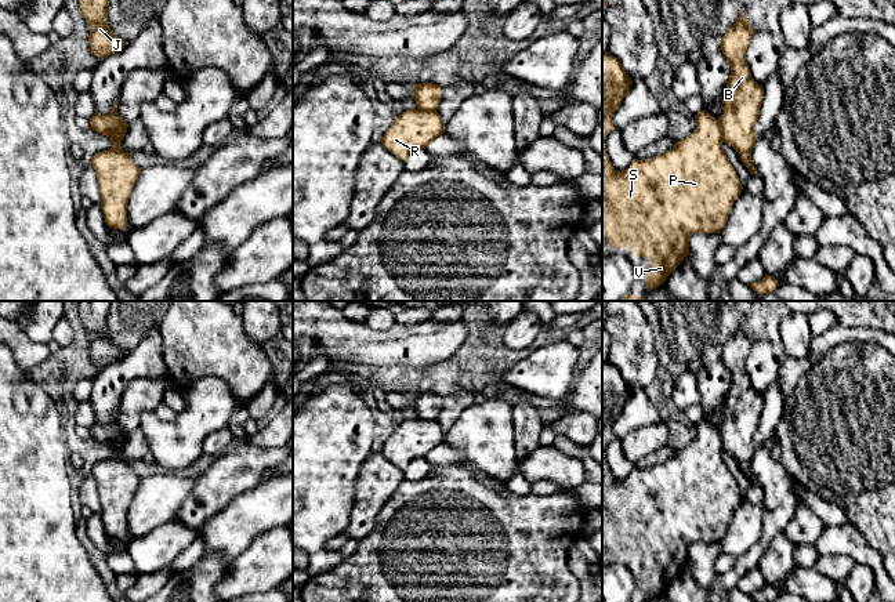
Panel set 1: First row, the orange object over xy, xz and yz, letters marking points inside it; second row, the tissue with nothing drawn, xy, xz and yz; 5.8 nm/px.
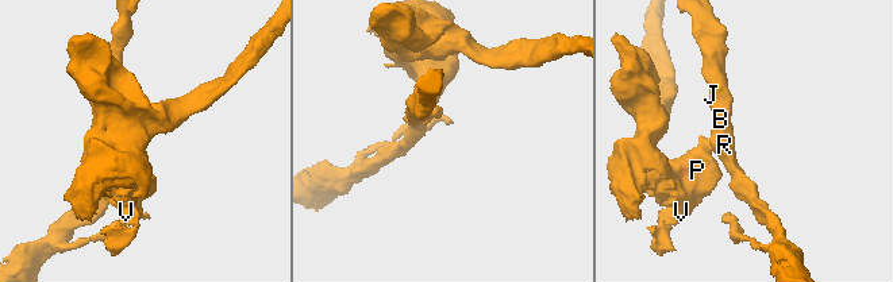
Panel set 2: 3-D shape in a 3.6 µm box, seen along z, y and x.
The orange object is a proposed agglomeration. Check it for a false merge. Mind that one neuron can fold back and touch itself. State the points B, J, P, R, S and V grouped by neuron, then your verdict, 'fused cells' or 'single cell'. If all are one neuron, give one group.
B J R / P S V | fused cells

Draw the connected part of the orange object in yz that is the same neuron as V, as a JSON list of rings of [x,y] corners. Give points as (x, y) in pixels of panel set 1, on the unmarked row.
[[[608,360],[602,362],[602,547],[608,548],[609,555],[630,555],[633,565],[649,567],[645,592],[648,601],[651,601],[663,594],[689,563],[689,547],[693,543],[721,541],[743,496],[724,461],[720,431],[706,420],[695,425],[695,440],[689,446],[677,450],[671,460],[645,469],[634,468],[628,478],[615,479],[606,463],[605,449],[613,438],[613,424],[631,394],[633,389],[624,381],[620,370]]]

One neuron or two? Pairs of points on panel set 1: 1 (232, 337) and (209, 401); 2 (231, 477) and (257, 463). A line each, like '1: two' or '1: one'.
1: two
2: one

